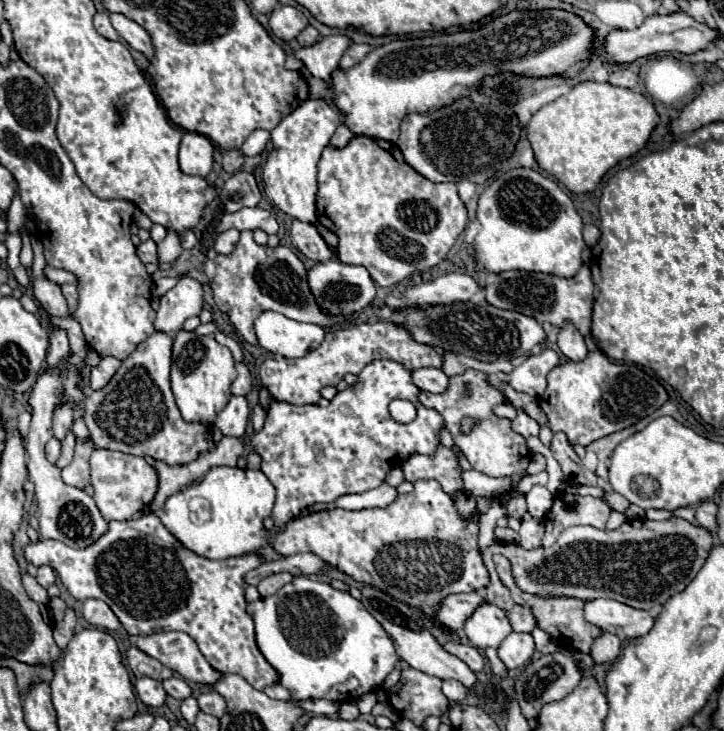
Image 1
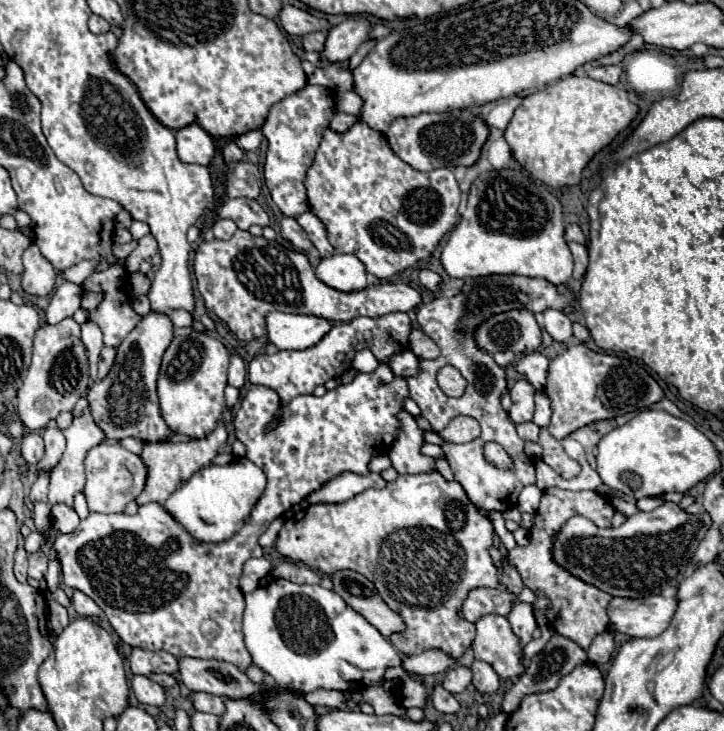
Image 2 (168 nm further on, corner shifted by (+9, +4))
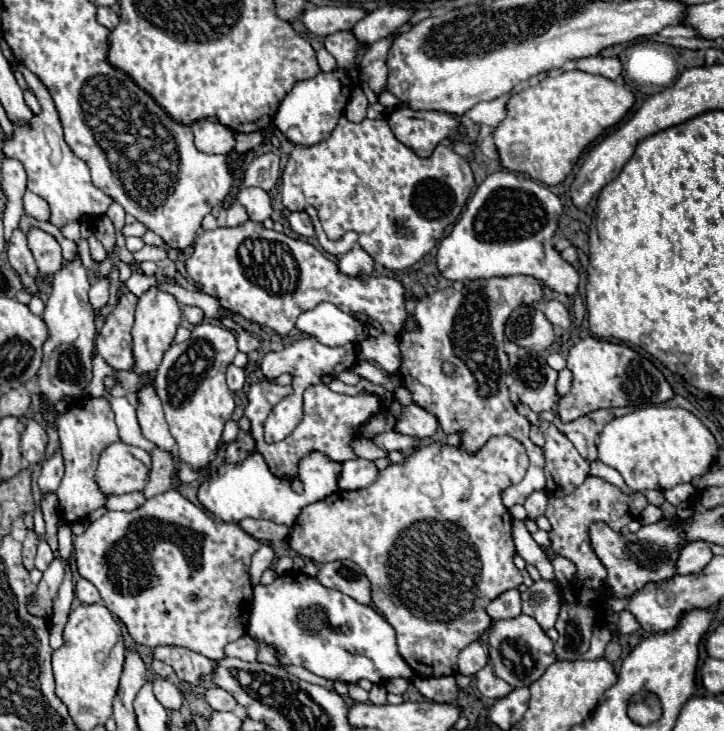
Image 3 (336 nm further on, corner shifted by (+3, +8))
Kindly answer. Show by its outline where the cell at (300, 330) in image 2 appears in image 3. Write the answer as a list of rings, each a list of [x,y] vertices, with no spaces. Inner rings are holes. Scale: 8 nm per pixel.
[[[320,303],[314,309],[304,311],[298,317],[296,327],[328,347],[338,347],[348,341],[358,343],[368,335],[364,323],[348,313],[342,313],[332,303]]]

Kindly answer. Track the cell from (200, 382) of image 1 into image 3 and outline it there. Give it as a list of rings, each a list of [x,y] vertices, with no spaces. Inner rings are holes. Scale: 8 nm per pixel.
[[[200,323],[194,325],[192,335],[184,343],[170,345],[154,375],[156,395],[162,401],[170,433],[178,443],[176,459],[194,469],[206,467],[216,457],[224,423],[232,417],[234,397],[226,385],[226,369],[236,353],[236,337],[230,329],[218,323]]]

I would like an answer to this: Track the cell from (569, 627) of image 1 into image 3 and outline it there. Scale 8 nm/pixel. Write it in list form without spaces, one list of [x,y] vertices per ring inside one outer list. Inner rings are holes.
[[[586,477],[586,481],[570,495],[564,497],[550,497],[548,509],[546,509],[546,519],[550,521],[552,529],[548,531],[550,535],[550,545],[544,547],[544,553],[548,559],[554,557],[564,557],[570,559],[576,565],[576,581],[582,583],[582,587],[576,587],[578,601],[582,601],[584,607],[596,609],[596,623],[606,621],[606,601],[614,597],[612,589],[606,583],[606,571],[602,569],[602,563],[590,551],[590,539],[588,539],[588,525],[594,521],[604,521],[608,523],[614,531],[622,531],[632,519],[636,519],[638,509],[646,507],[646,497],[642,493],[636,495],[624,495],[620,489],[614,485],[598,479],[598,477]],[[632,501],[634,501],[634,517],[632,517]]]

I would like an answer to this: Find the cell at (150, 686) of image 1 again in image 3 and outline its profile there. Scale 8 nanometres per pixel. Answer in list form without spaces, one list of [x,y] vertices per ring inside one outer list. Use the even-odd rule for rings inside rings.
[[[156,677],[152,681],[154,687],[154,695],[156,699],[166,707],[166,709],[180,709],[182,707],[182,693],[176,685],[172,685],[168,679]]]

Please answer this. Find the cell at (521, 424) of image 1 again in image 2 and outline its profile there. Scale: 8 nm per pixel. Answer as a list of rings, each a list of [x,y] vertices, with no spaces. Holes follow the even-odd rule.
[[[522,377],[514,383],[514,387],[510,389],[510,397],[512,397],[510,419],[514,423],[526,423],[532,419],[532,415],[534,415],[534,393],[536,393],[536,389],[532,387],[532,383],[528,383],[528,379]]]

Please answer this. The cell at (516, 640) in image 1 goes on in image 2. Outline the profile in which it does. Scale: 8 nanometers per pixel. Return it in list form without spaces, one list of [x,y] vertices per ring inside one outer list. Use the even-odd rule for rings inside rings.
[[[516,601],[514,607],[512,607],[512,611],[510,611],[510,615],[508,615],[508,621],[510,621],[514,633],[520,637],[522,645],[526,645],[526,643],[532,641],[532,633],[538,627],[532,603]]]

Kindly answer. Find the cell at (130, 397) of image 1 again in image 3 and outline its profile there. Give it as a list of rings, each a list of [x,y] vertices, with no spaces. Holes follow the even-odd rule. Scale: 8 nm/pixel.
[[[152,287],[138,299],[136,321],[134,321],[134,329],[132,329],[132,355],[134,355],[132,371],[138,375],[148,375],[146,383],[152,385],[154,375],[162,363],[162,357],[174,341],[180,321],[182,321],[182,311],[170,293],[164,293],[164,291],[158,291],[156,287]]]

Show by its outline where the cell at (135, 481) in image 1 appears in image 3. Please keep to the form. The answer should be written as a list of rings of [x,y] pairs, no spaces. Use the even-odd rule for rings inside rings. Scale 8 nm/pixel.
[[[116,441],[102,451],[94,479],[104,495],[124,495],[142,491],[148,471],[150,455],[144,449]]]

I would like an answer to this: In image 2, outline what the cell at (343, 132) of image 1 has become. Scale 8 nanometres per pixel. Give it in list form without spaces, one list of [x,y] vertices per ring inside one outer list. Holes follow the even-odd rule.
[[[338,111],[338,113],[334,115],[332,123],[330,123],[330,129],[332,129],[332,131],[338,131],[338,133],[344,133],[344,131],[350,129],[356,121],[358,121],[358,117],[348,115],[348,113],[340,113],[340,111]]]

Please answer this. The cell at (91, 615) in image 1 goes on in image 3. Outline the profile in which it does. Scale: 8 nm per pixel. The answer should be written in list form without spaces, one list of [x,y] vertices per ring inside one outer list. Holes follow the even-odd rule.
[[[78,579],[74,591],[76,591],[76,597],[78,597],[84,605],[92,605],[92,603],[100,603],[100,601],[102,601],[98,589],[96,589],[90,581],[86,581],[86,579]]]

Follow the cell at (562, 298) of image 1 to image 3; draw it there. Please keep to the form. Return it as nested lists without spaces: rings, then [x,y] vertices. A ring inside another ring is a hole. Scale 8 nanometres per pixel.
[[[516,275],[516,277],[492,277],[492,279],[476,279],[470,281],[466,287],[462,289],[454,289],[454,287],[446,287],[442,291],[436,291],[432,295],[424,295],[416,301],[416,311],[414,311],[414,319],[420,325],[420,331],[412,331],[412,323],[410,319],[406,321],[406,327],[402,331],[402,371],[400,377],[404,381],[404,387],[412,393],[414,403],[422,409],[426,409],[428,413],[432,413],[440,427],[444,429],[446,435],[452,433],[460,433],[460,447],[466,453],[476,453],[486,441],[488,437],[494,435],[510,435],[516,441],[520,441],[526,447],[526,453],[530,457],[530,471],[526,473],[524,481],[510,485],[508,489],[502,491],[502,503],[510,509],[516,503],[524,503],[526,497],[536,491],[536,489],[544,489],[546,479],[544,479],[544,453],[540,447],[536,447],[530,439],[528,439],[528,431],[530,431],[530,423],[528,419],[524,419],[522,415],[516,413],[514,403],[510,401],[508,395],[508,387],[506,387],[506,375],[508,375],[508,357],[504,353],[504,325],[508,315],[518,307],[518,305],[534,305],[536,301],[544,299],[544,283],[534,279],[534,277],[526,277],[526,275]],[[442,361],[450,361],[456,367],[456,377],[444,377],[442,373]]]

